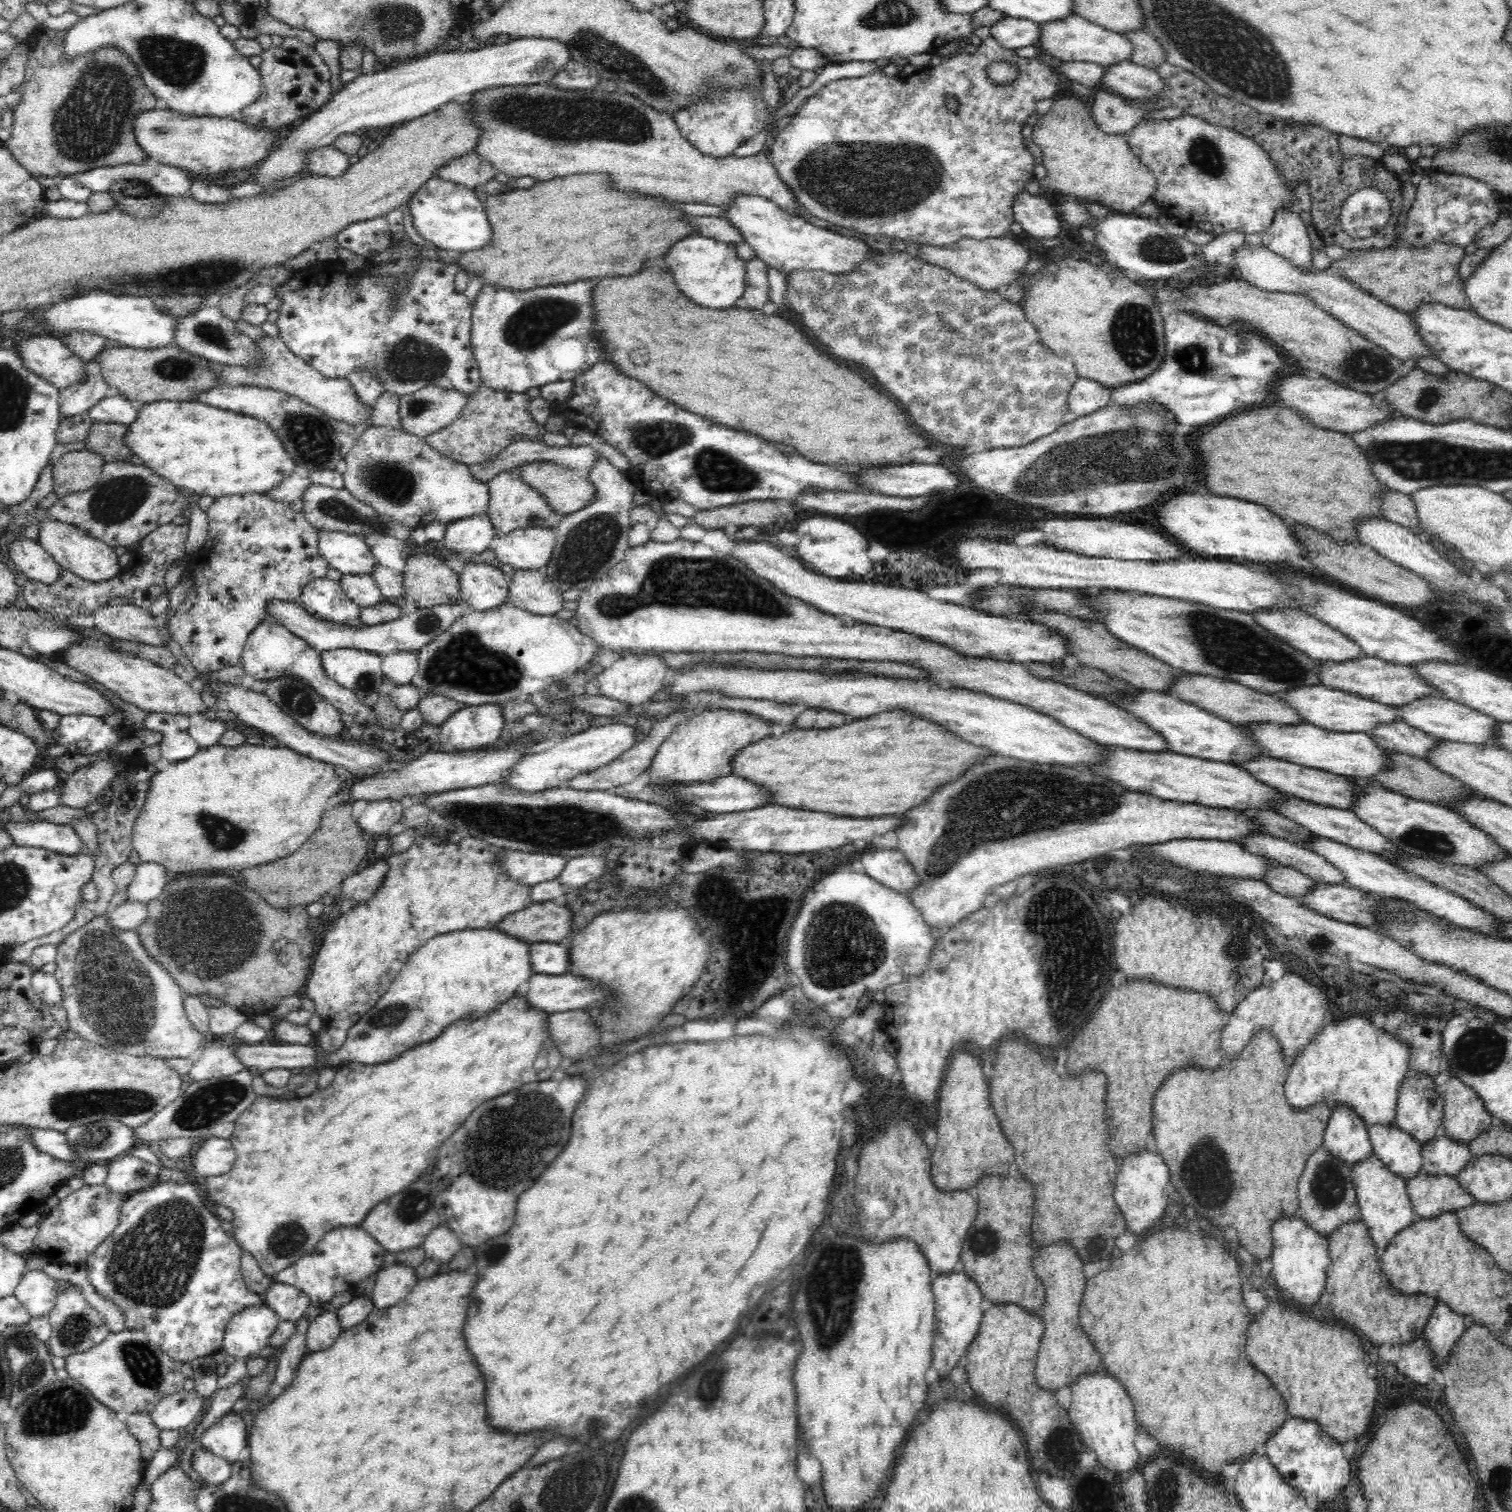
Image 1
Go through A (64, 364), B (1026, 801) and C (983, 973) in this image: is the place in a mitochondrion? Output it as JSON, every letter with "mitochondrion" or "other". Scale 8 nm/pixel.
{"A":"other","B":"mitochondrion","C":"other"}

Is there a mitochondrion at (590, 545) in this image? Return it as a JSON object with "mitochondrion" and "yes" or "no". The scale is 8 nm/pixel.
{"mitochondrion":"yes"}

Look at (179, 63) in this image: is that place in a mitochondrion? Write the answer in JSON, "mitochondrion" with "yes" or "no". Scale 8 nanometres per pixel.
{"mitochondrion":"yes"}

